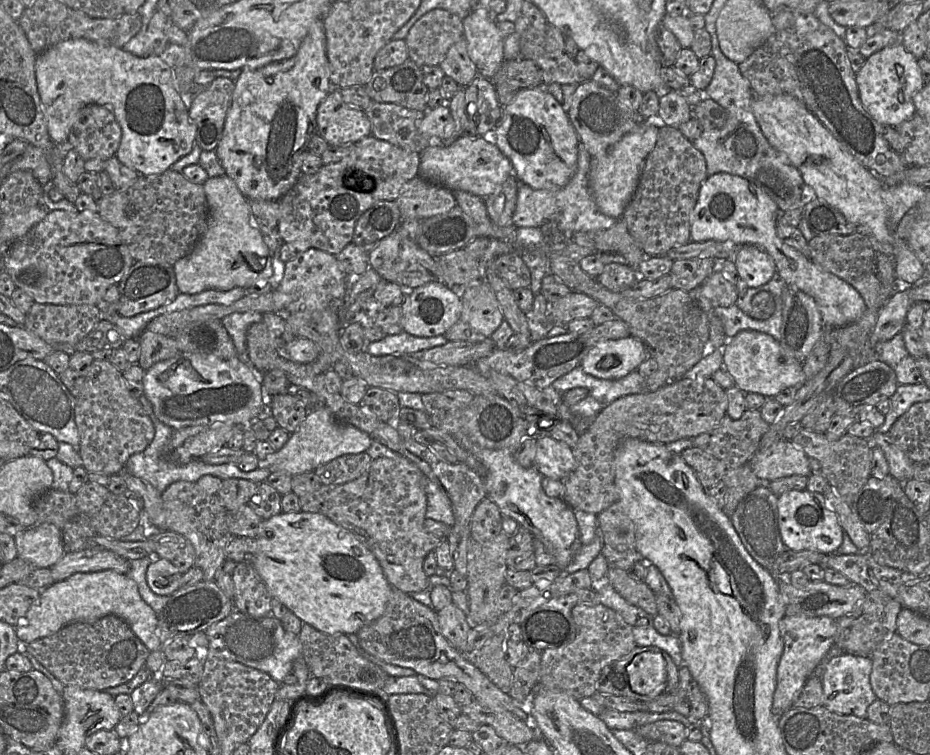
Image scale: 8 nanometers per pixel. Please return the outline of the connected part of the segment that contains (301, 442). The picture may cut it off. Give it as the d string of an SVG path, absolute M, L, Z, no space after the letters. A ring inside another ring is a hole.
M325 406L314 412L308 411L306 418L290 435L287 443L262 461L262 464L268 467L271 473L282 471L295 476L304 472L312 472L318 466L343 455L366 452L371 443L371 435L353 425L337 421Z

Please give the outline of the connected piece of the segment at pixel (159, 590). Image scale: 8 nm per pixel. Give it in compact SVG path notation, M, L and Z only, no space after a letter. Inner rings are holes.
M159 556L154 557L146 572L146 579L150 589L157 595L171 596L180 587L182 574L168 560Z

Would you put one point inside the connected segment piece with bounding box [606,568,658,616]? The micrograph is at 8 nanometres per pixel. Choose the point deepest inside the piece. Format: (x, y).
(636, 592)

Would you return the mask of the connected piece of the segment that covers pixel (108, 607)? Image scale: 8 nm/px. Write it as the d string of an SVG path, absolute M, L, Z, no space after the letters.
M112 570L76 573L48 586L41 591L15 629L20 642L28 644L51 636L70 623L92 623L107 615L123 619L150 652L160 648L158 615L142 599L134 580Z

